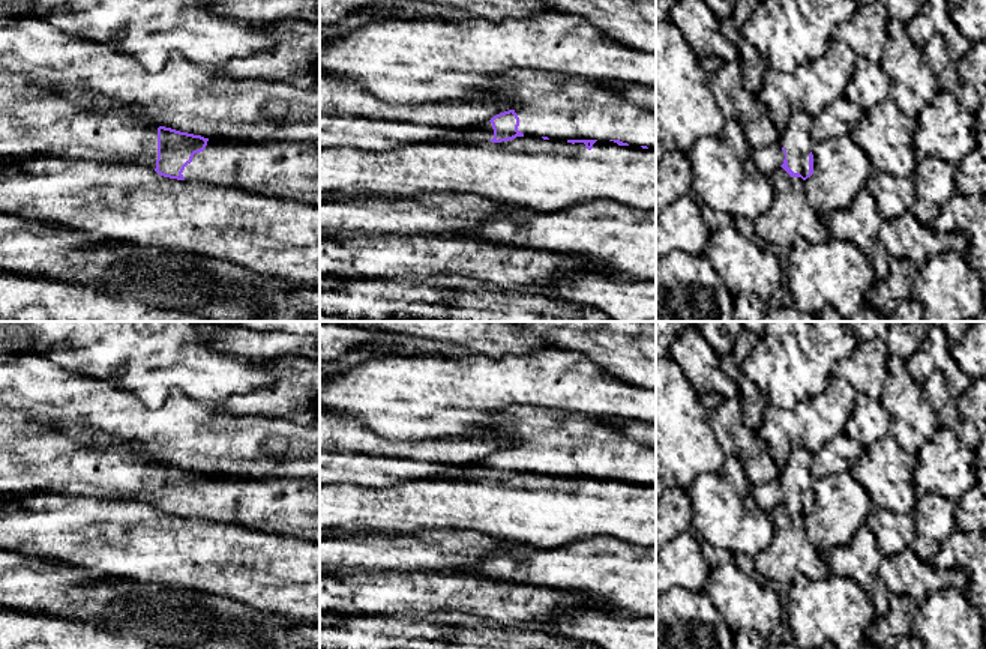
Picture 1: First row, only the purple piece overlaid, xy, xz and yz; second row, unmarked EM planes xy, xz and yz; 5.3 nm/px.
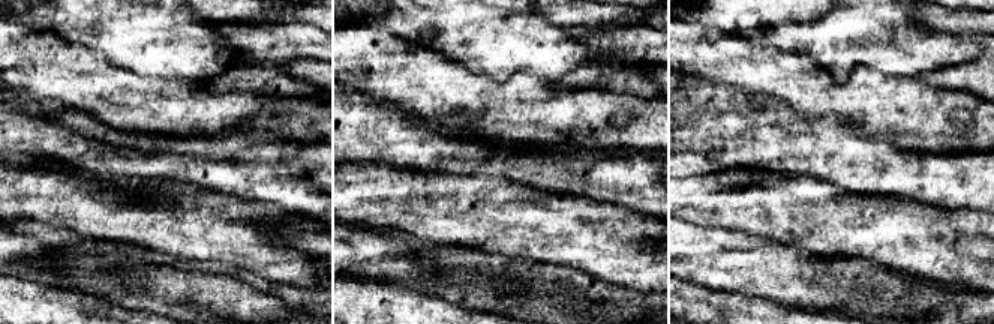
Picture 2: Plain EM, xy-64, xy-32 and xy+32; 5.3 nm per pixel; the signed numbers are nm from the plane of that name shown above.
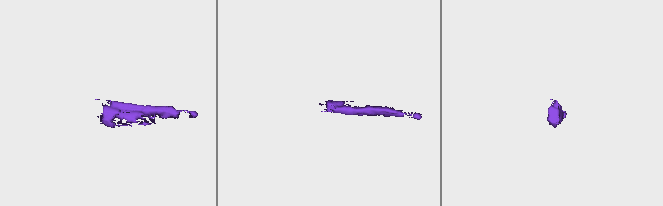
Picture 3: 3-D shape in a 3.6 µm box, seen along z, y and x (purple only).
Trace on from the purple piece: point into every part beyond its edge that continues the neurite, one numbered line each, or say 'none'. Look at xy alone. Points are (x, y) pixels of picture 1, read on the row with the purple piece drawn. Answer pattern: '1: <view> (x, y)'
1: xy (35, 120)
2: xy (291, 170)

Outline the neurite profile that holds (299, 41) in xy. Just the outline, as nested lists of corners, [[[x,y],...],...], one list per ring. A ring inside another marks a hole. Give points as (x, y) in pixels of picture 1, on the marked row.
[[[287,20],[264,27],[278,39],[270,51],[261,51],[243,59],[231,59],[221,65],[222,71],[234,78],[260,78],[293,84],[299,89],[318,86],[317,68],[320,66],[320,21]]]

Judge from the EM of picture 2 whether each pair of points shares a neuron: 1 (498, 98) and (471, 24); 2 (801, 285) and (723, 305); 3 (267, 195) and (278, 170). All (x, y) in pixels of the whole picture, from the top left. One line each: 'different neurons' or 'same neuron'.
1: different neurons
2: different neurons
3: same neuron

